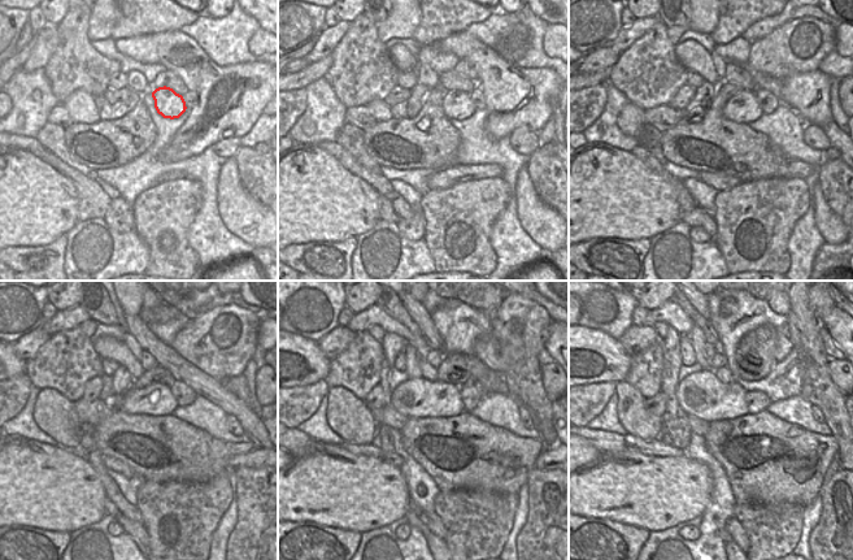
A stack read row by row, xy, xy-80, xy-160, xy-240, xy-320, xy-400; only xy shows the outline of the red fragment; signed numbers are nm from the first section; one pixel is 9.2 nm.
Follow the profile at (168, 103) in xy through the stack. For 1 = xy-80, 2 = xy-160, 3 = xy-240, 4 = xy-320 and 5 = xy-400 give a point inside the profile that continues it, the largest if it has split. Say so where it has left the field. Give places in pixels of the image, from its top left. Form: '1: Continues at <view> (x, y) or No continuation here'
1: Continues at xy-80 (456, 104)
2: Continues at xy-160 (743, 108)
3: Continues at xy-240 (156, 399)
4: Continues at xy-320 (414, 398)
5: Continues at xy-400 (700, 394)

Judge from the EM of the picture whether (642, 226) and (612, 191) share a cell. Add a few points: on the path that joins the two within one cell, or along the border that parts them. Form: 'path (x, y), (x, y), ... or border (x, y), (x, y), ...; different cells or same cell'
path (638, 217), (621, 200); same cell

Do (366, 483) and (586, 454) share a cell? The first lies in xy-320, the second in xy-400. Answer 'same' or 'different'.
different

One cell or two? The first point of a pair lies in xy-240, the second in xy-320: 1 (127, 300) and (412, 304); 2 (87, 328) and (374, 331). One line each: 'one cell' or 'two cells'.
1: two cells
2: one cell

